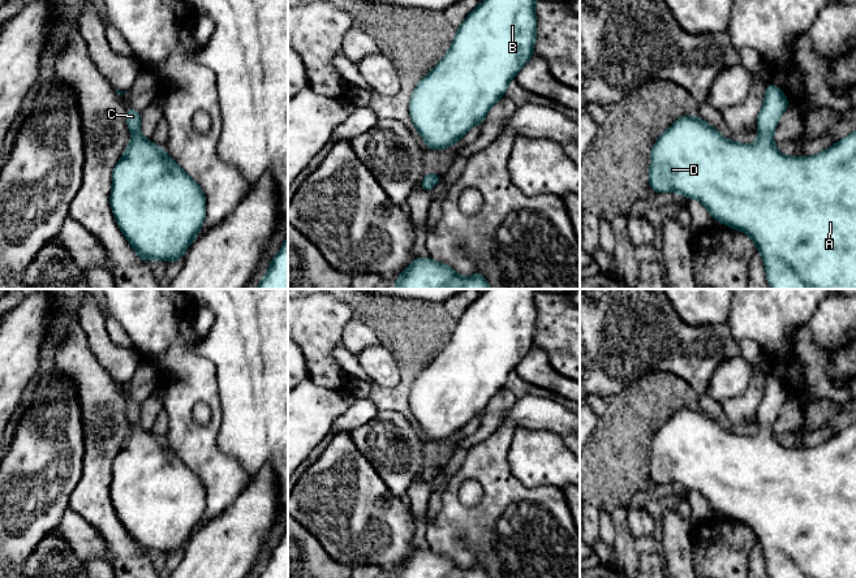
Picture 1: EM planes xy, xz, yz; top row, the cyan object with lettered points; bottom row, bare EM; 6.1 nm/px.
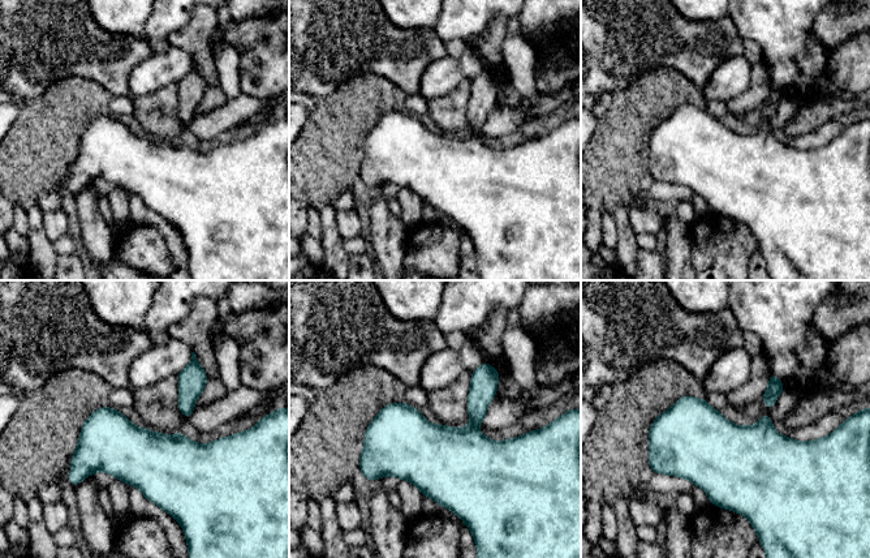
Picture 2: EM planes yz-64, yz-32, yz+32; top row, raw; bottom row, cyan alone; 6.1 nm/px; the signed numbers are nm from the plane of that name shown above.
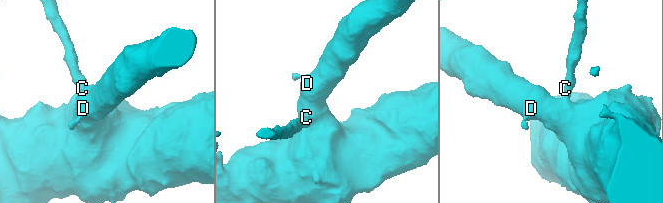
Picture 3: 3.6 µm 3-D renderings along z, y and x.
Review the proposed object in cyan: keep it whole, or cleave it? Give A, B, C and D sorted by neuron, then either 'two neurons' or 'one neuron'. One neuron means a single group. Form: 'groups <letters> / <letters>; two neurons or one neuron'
groups A B C D; one neuron

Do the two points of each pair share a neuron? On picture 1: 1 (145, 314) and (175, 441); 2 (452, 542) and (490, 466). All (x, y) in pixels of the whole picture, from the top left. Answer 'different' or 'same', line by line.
1: same
2: same

